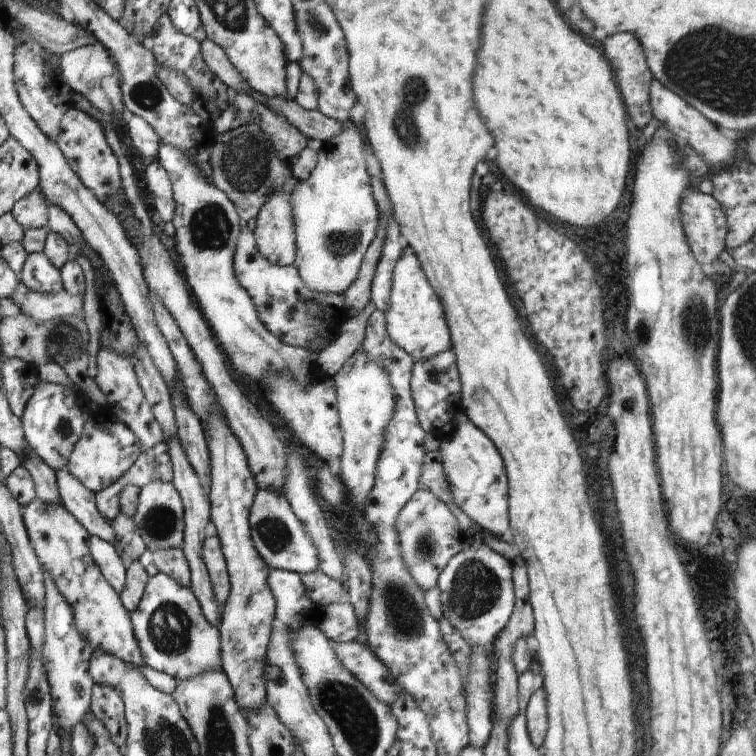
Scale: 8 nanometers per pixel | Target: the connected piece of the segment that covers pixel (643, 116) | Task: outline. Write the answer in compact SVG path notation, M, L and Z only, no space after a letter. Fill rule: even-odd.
M620 32L612 34L603 40L604 55L610 62L612 71L617 79L618 87L622 92L624 98L624 104L626 104L626 110L632 118L632 122L638 127L638 129L645 128L651 121L654 121L652 114L652 106L650 106L650 83L654 76L648 69L646 63L645 51L646 47L642 45L642 42L637 40L634 33Z

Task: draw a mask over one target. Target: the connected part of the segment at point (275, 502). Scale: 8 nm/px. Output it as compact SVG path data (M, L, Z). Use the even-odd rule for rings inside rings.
M258 490L250 508L250 530L254 548L271 569L288 570L298 574L316 572L320 566L318 550L304 530L304 524L296 518L288 500L272 490Z

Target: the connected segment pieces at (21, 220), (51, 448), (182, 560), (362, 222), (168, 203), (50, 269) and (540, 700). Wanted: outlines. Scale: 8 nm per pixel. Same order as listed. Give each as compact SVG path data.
M34 190L20 198L13 206L11 214L24 231L44 228L49 224L48 203L40 190Z
M40 380L20 418L28 447L52 470L64 468L92 411L90 398L82 390Z
M156 548L154 554L154 566L158 568L158 573L162 572L174 578L180 586L190 588L191 573L188 560L184 555L184 550L180 548Z
M351 121L342 123L338 134L320 144L318 164L312 170L310 178L297 181L292 190L290 206L294 218L297 249L293 266L298 270L302 282L314 292L346 293L358 277L364 254L376 237L379 212L370 184L370 174L367 172L363 145L361 132L356 125Z
M158 161L144 165L143 177L146 178L146 186L152 196L152 208L158 211L160 218L165 223L172 222L176 216L176 202L174 202L174 190L168 172Z
M43 253L30 254L18 278L28 290L40 294L58 293L63 290L60 270Z
M543 687L538 688L532 694L524 714L527 719L530 740L536 748L541 749L544 744L544 736L548 732L548 706L546 706L546 692Z

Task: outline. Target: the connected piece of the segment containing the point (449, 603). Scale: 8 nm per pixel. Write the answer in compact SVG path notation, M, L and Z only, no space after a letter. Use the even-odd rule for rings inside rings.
M469 540L464 550L460 550L442 570L437 581L440 588L443 620L448 620L454 626L462 638L468 642L472 648L474 646L485 646L493 644L499 633L506 627L514 610L514 584L512 584L512 562L506 560L504 556L491 550L486 543L481 540Z

